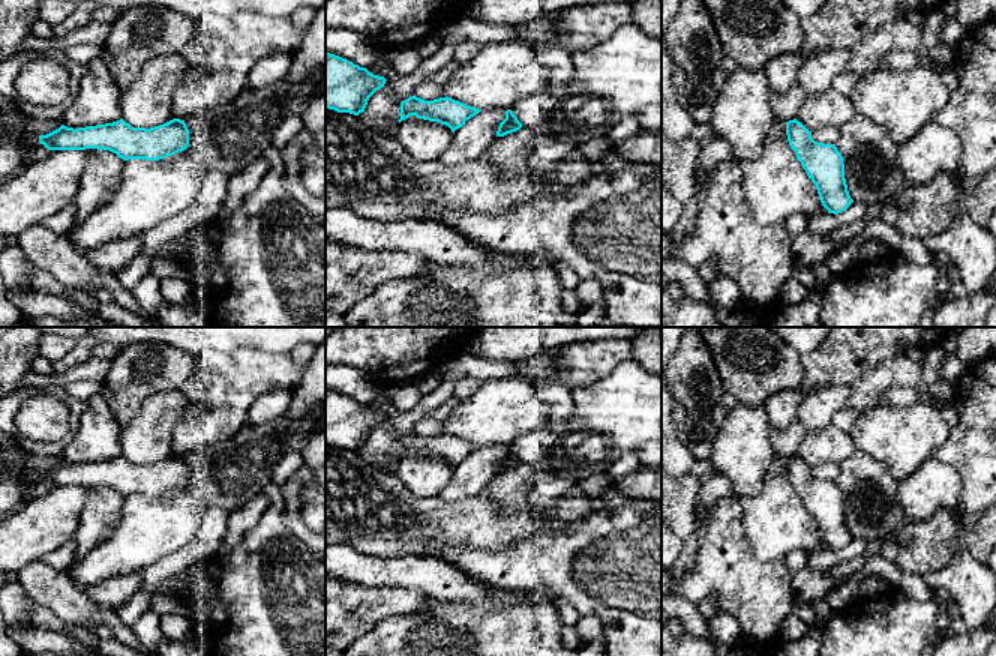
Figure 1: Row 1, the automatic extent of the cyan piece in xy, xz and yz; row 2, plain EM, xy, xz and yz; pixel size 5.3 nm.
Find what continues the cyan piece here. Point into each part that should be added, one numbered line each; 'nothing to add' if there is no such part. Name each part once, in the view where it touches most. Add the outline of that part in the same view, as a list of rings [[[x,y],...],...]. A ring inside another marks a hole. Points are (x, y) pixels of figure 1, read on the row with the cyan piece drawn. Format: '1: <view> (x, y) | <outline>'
nothing to add

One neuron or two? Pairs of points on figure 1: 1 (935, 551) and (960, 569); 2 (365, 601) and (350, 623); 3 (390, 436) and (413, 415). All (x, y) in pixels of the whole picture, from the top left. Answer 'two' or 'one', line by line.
1: two
2: one
3: one

